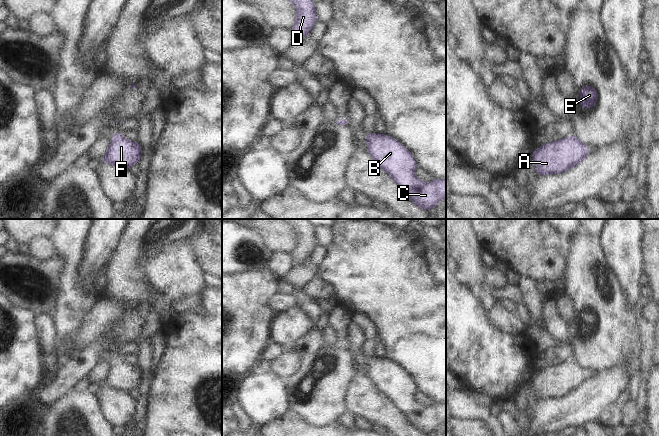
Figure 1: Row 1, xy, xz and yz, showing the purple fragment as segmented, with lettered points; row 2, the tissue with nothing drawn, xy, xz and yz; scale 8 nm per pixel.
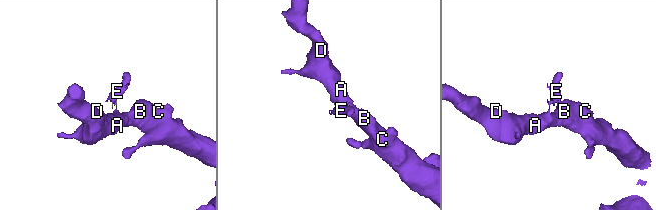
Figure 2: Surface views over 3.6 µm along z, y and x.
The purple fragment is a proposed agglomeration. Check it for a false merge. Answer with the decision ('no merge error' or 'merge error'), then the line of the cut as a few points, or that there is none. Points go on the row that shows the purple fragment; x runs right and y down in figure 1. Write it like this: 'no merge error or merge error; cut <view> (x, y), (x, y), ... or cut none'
merge error; cut xy (122, 136), (112, 140)

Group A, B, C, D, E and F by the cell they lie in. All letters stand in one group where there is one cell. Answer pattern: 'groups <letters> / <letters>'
groups A B C D F / E

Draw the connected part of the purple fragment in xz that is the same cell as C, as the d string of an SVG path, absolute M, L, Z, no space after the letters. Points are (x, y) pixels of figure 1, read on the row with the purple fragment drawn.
M365 133L366 151L376 164L402 187L410 200L427 211L435 208L437 202L446 198L446 179L433 179L427 185L418 179L414 171L418 167L413 155L397 140L385 134Z

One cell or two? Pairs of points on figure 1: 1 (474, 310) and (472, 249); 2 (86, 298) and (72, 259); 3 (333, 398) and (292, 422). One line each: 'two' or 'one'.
1: two
2: one
3: two

